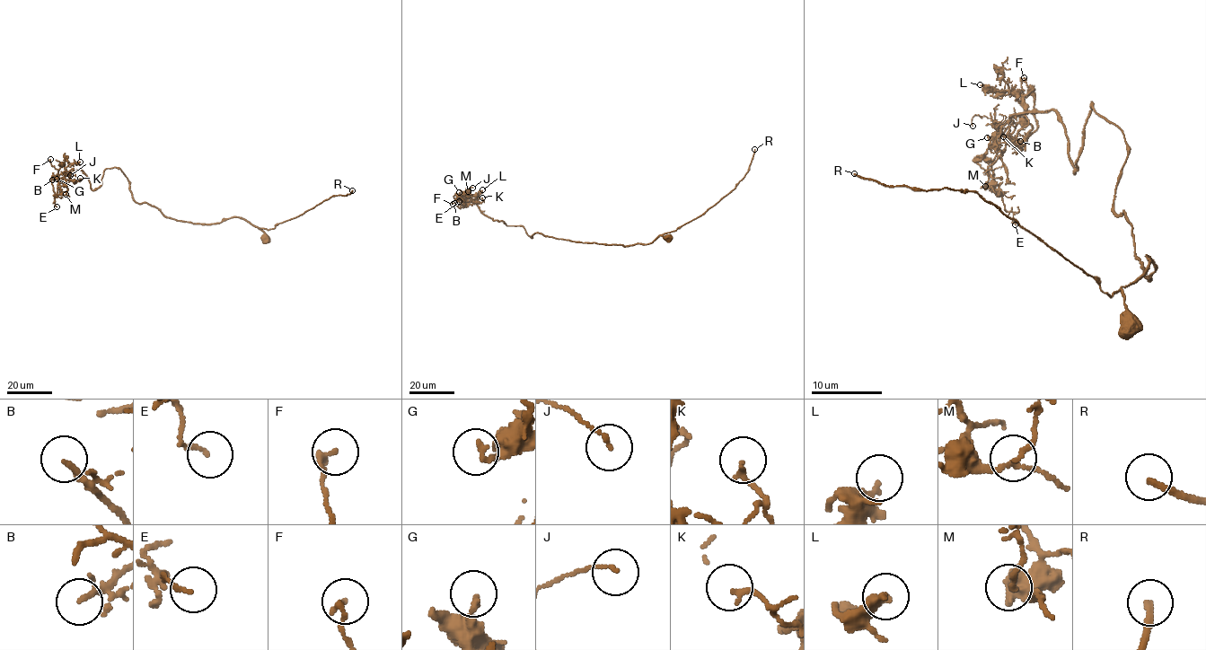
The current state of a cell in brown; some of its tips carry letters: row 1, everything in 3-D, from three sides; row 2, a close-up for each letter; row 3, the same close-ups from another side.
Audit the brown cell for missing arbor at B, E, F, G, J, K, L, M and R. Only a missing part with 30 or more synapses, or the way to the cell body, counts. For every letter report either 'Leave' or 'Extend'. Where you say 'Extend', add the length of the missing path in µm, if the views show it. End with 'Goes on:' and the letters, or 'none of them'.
B: Leave
E: Leave
F: Leave
G: Leave
J: Leave
K: Leave
L: Leave
M: Leave
R: Extend. Missing length about 70 µm
Goes on: R

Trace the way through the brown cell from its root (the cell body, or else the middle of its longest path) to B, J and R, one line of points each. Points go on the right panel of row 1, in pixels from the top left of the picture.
B: (1130, 321), (1125, 135), (1091, 102), (1073, 173), (1052, 109), (1009, 117), (1033, 88), (1020, 141)
J: (1130, 321), (1122, 288), (1155, 265), (1114, 212), (1125, 135), (1091, 102), (1073, 173), (1052, 109), (972, 126)
R: (1130, 321), (1133, 317), (1120, 292), (1105, 294), (1082, 268), (976, 193), (885, 186), (854, 173)

